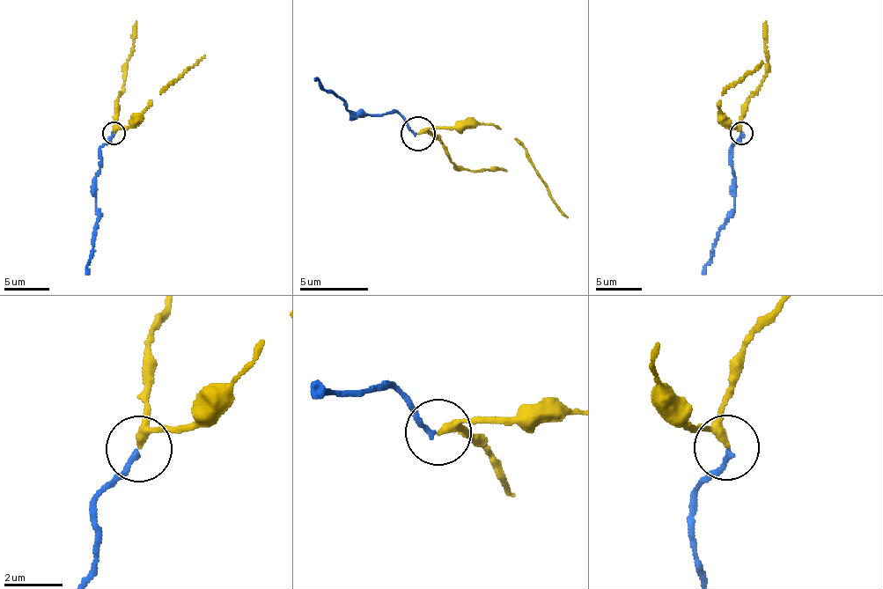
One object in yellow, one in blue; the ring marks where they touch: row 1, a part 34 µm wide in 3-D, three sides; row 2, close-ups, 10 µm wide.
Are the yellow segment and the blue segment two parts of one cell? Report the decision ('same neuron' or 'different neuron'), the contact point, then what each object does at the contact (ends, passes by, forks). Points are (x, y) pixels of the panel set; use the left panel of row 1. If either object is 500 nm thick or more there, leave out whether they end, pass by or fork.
same neuron; at (114, 133); yellow passes by; blue ends there

